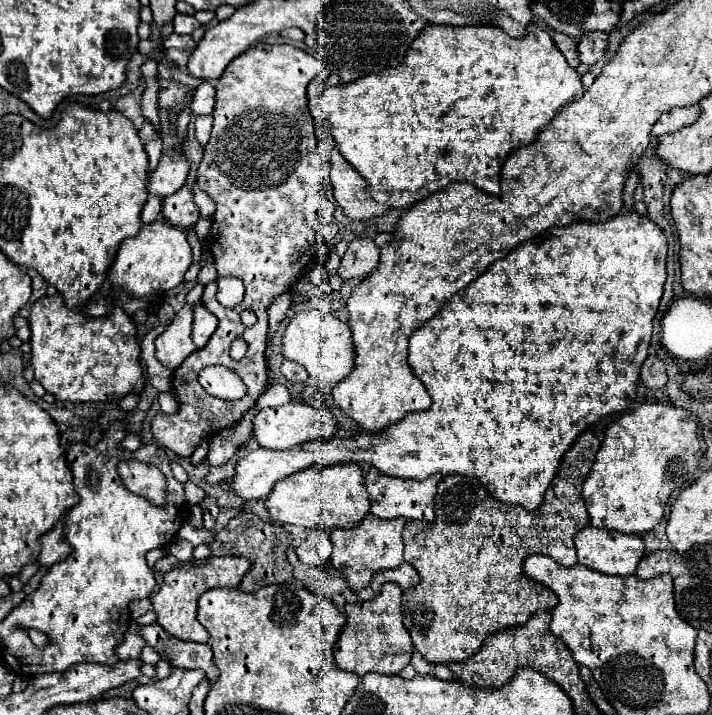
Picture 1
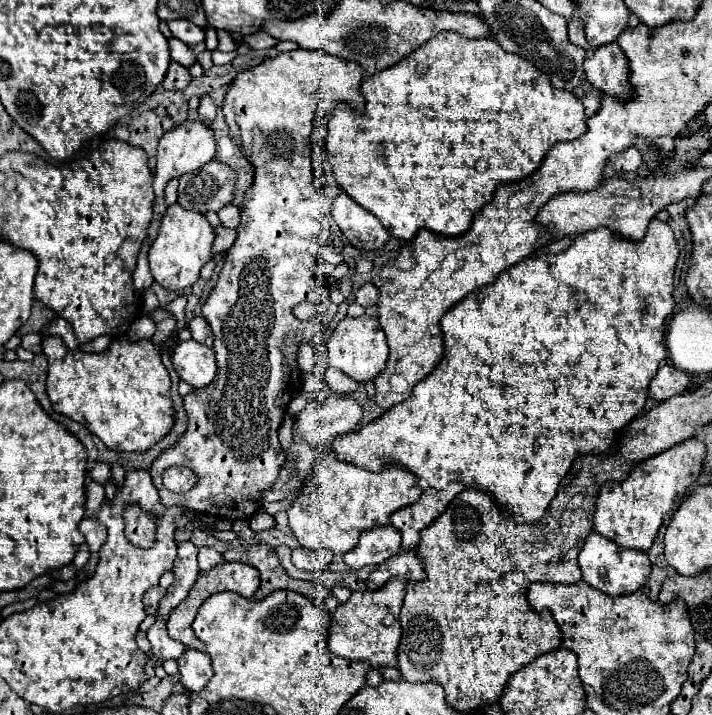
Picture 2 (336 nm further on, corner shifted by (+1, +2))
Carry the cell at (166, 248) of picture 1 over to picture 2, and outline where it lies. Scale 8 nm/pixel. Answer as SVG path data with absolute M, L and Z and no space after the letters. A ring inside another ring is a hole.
M179 204L169 206L159 224L159 234L149 248L149 268L153 280L167 290L183 290L193 286L199 278L201 266L211 258L213 238L213 226L209 226L203 214L185 210Z

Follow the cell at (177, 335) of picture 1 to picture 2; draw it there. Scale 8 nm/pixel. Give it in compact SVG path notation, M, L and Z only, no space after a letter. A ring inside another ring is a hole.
M193 338L177 340L177 344L173 346L171 362L179 378L191 384L193 388L207 386L215 378L215 372L217 372L215 352L209 346L195 342Z

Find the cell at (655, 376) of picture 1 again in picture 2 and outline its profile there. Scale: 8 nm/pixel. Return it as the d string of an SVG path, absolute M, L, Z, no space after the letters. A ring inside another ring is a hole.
M661 364L661 368L657 370L657 374L649 384L649 396L663 402L671 396L683 394L687 384L689 384L689 378L685 372L681 372L673 364Z

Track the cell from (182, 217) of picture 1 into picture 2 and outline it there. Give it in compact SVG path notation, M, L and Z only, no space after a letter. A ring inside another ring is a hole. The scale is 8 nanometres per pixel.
M211 160L197 172L179 178L177 204L199 214L209 210L217 212L233 200L233 184L235 172L229 166Z

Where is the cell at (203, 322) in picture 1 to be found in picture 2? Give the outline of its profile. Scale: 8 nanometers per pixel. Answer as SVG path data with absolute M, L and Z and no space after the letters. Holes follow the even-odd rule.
M193 316L189 320L189 330L191 330L191 336L193 340L205 344L205 346L211 346L213 344L213 334L211 334L211 328L207 324L207 320L203 316Z

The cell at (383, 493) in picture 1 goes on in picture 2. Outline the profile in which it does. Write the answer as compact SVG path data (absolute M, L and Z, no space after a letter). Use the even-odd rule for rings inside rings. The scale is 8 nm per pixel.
M461 482L451 484L447 490L427 488L415 504L409 504L391 514L391 524L401 532L401 552L413 550L419 544L419 532L427 528L459 494L465 486Z

